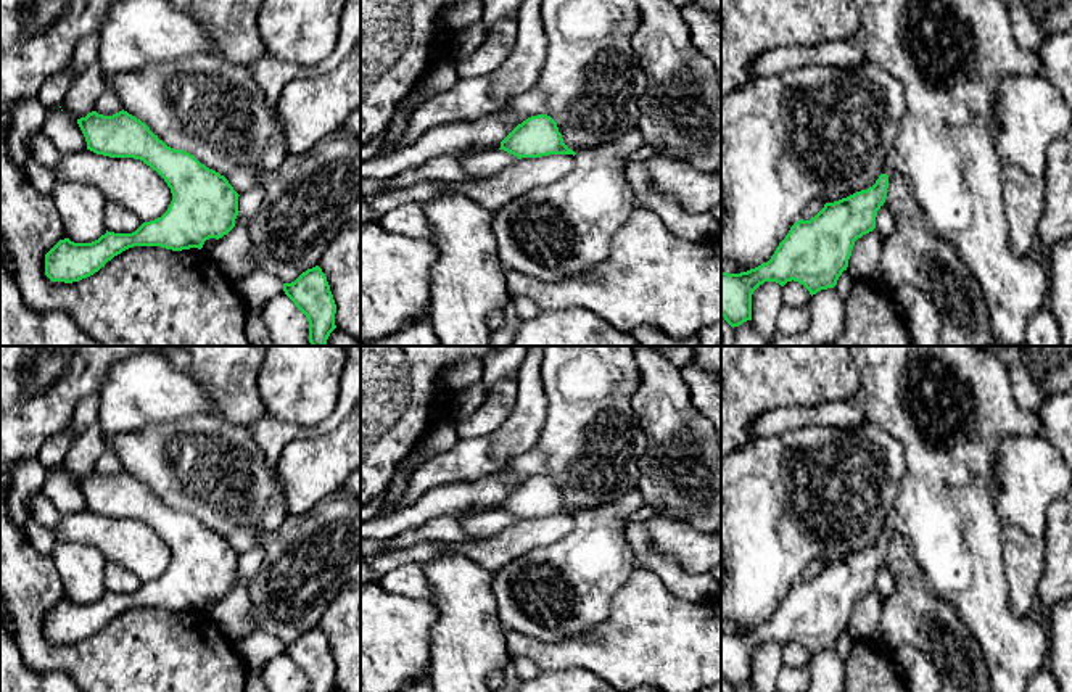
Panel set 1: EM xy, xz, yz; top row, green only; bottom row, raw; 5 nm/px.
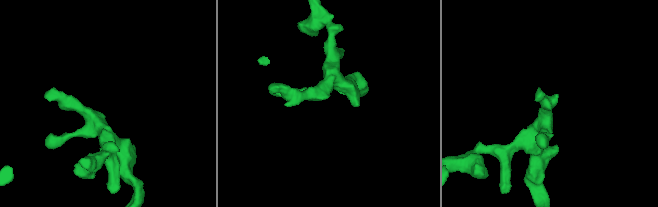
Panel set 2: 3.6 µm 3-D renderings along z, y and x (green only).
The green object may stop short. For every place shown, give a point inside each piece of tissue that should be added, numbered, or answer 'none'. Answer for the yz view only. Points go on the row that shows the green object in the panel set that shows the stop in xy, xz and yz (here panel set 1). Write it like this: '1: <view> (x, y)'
1: yz (948, 55)

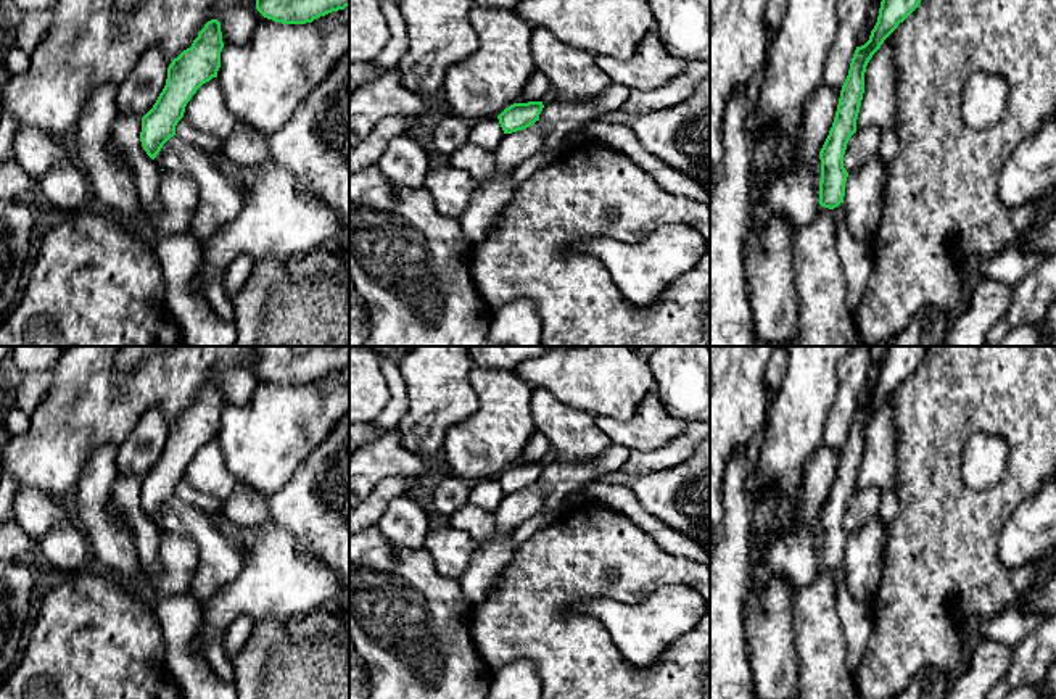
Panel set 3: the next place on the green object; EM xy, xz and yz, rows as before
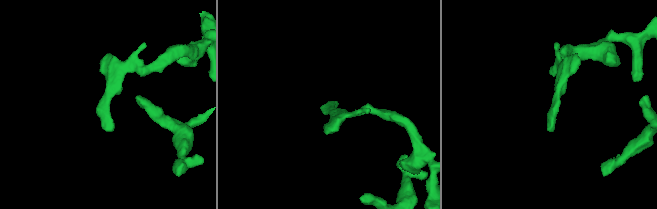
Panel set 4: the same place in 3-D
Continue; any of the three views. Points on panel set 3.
none

